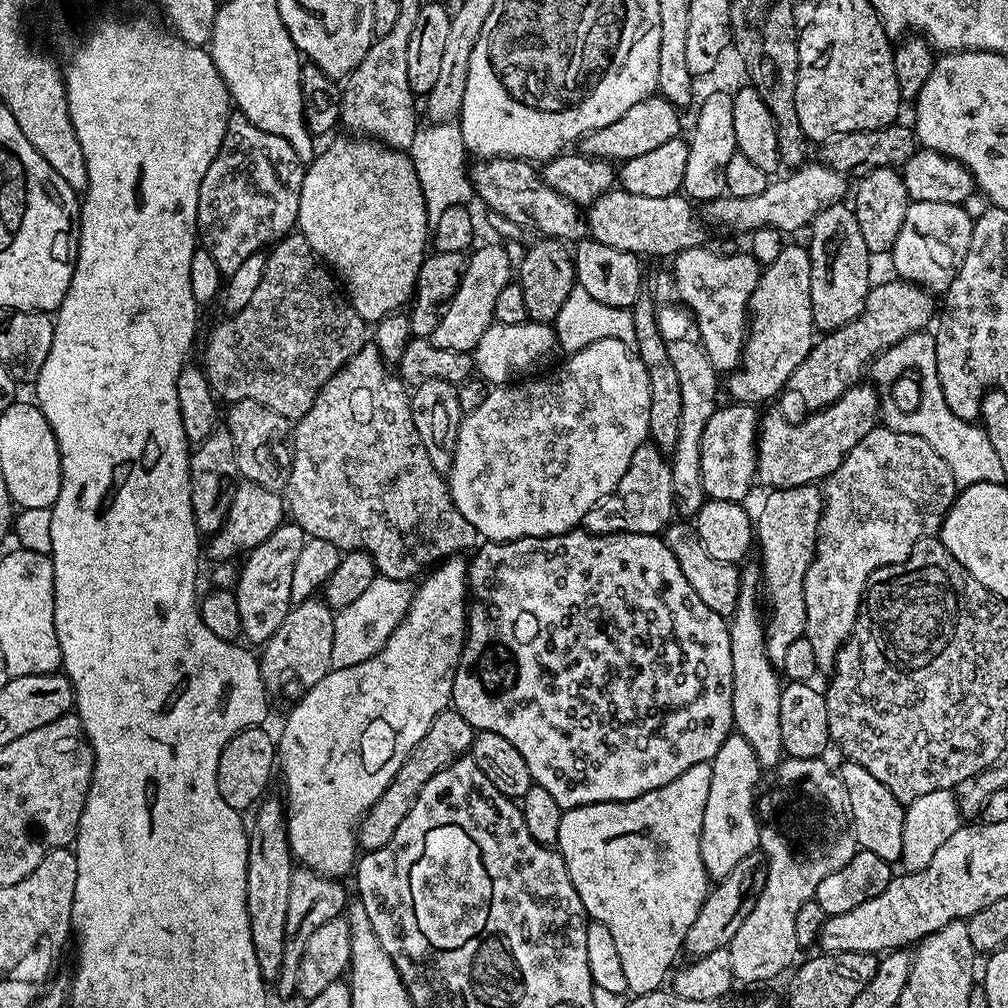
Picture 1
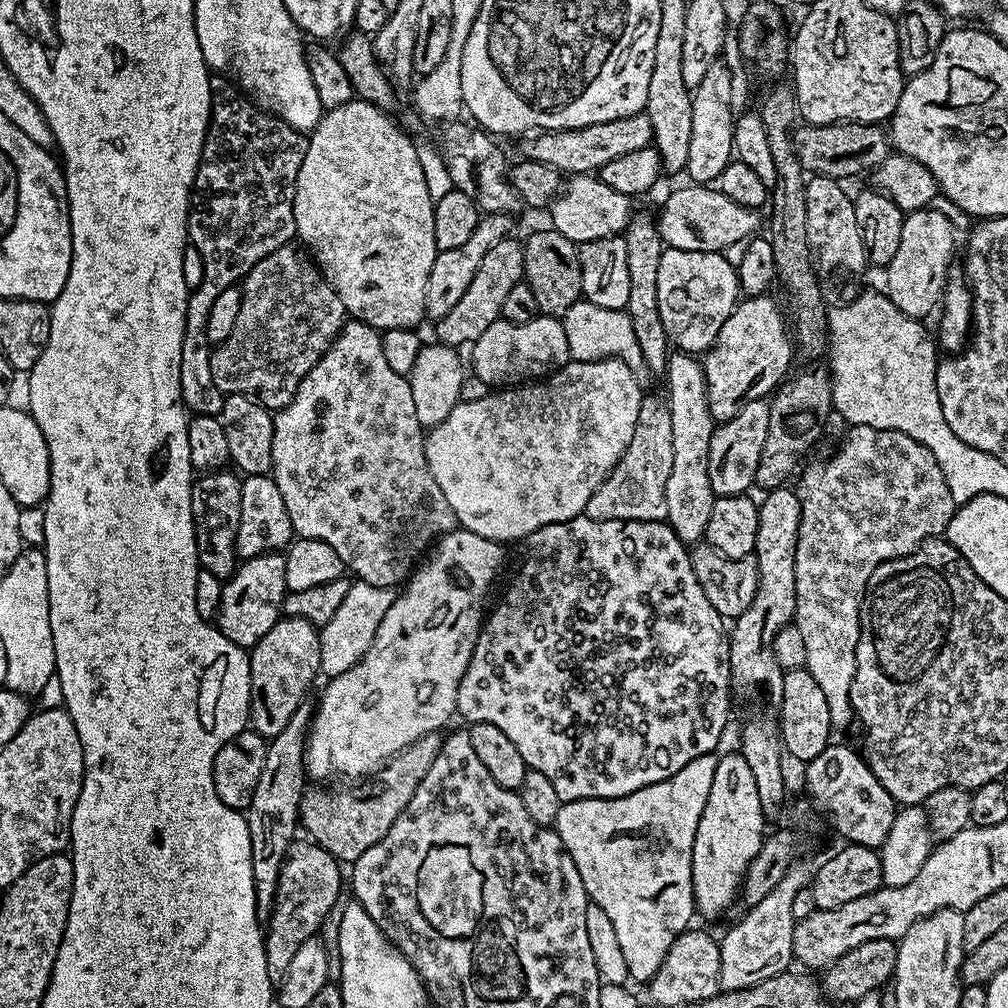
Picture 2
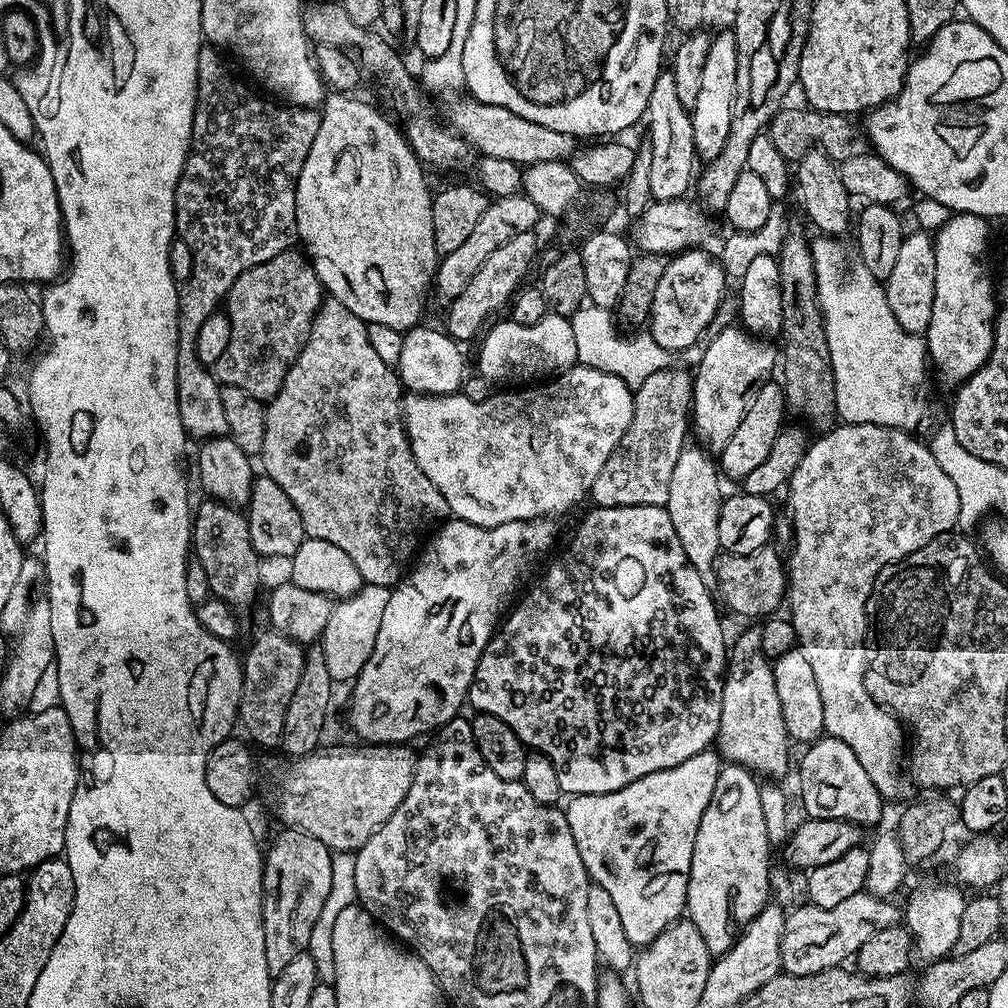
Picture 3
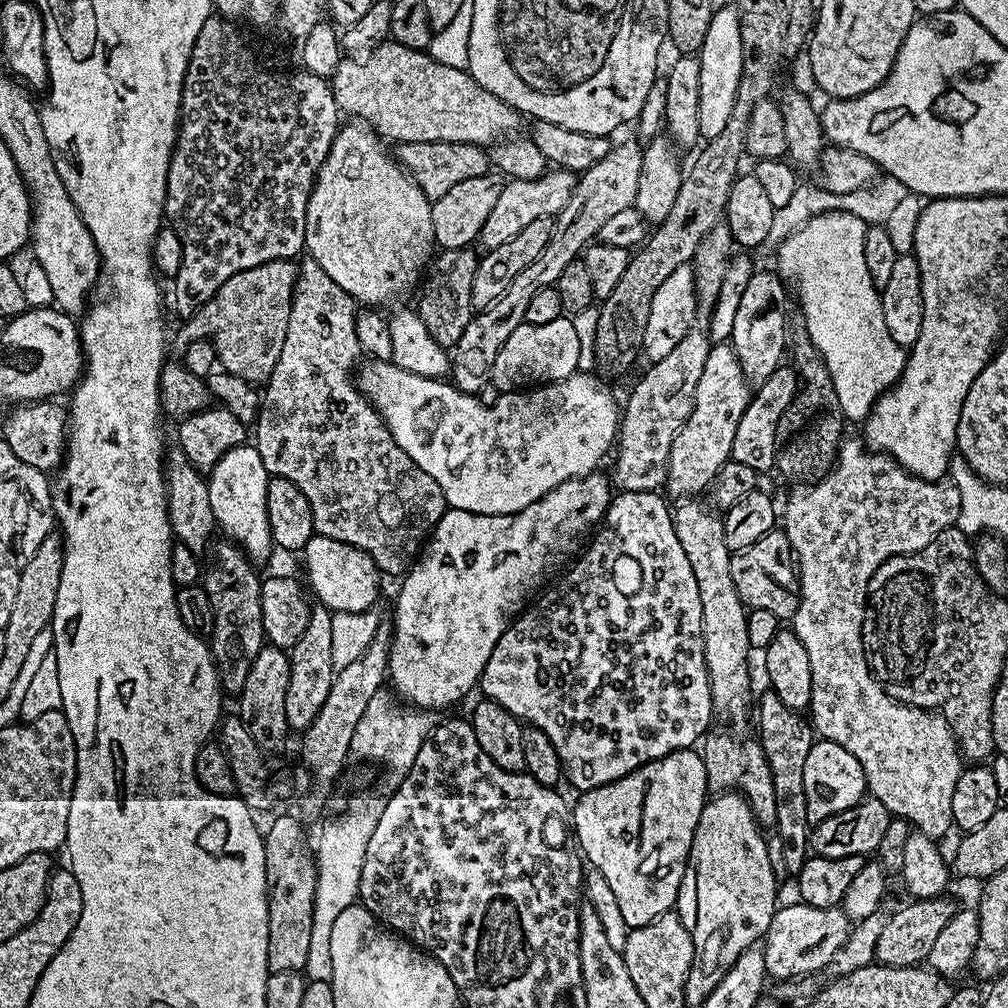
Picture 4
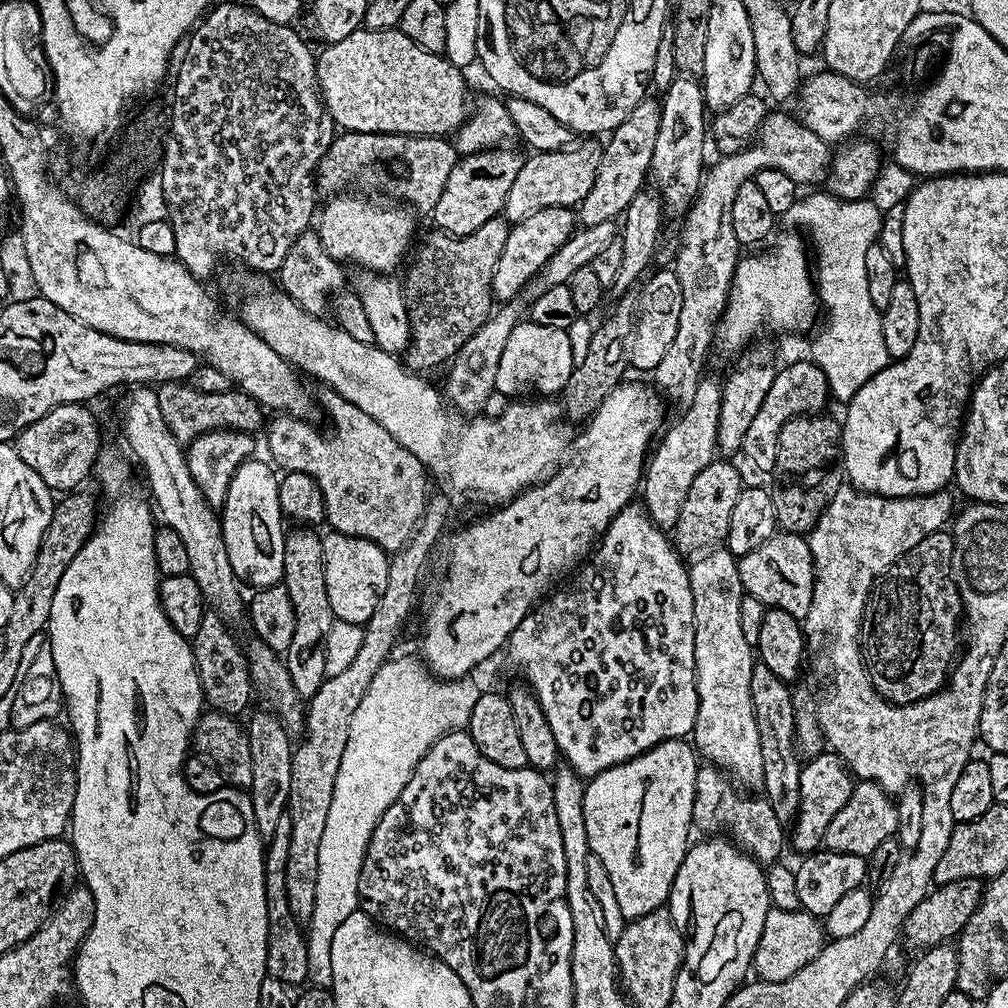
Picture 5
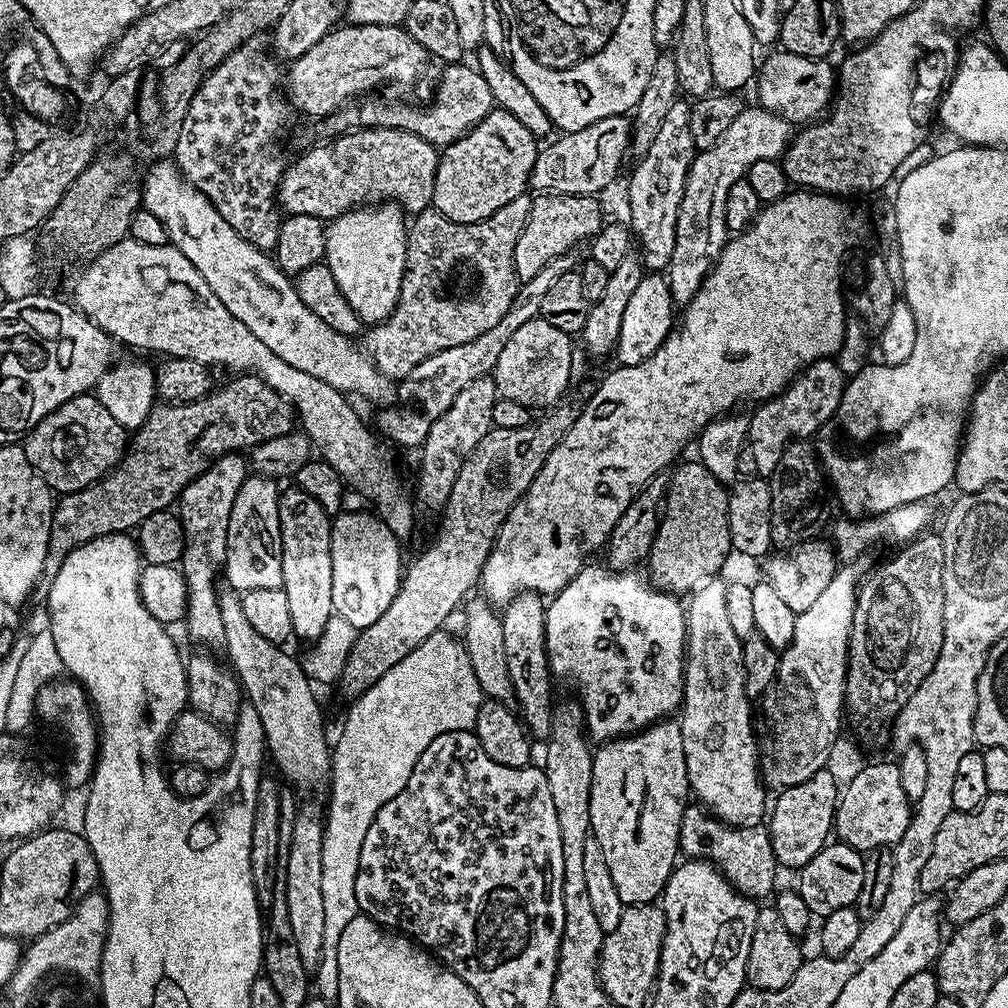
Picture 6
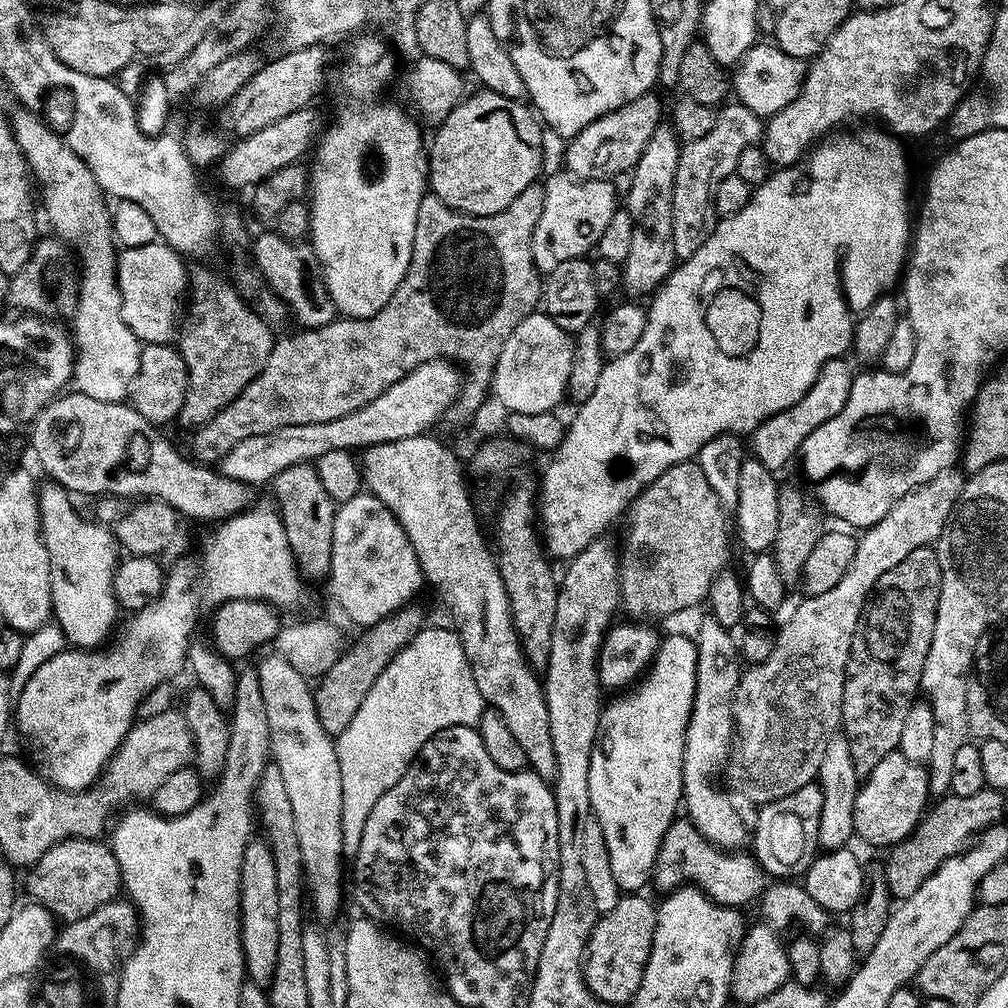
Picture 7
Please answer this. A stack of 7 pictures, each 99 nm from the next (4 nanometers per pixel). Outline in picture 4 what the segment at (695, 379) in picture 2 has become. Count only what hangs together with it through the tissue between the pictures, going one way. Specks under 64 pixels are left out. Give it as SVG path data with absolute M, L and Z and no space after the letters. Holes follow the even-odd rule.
M692 498L681 503L684 505L680 509L675 509L676 533L678 542L682 542L682 550L686 550L686 558L690 558L690 570L694 570L698 594L702 598L704 657L712 683L712 707L717 713L724 712L726 719L732 720L747 710L748 687L752 684L748 677L748 612L740 600L736 580L732 576L733 553L726 546L723 519L711 507L703 508L700 502Z

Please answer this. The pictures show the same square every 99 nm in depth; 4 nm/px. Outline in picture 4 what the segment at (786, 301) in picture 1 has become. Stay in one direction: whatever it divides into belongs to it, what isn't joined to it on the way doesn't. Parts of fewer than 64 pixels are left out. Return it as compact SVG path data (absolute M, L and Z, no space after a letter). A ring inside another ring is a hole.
M713 343L708 349L706 366L702 366L702 378L698 378L690 418L686 418L682 430L678 430L674 438L674 446L670 446L666 485L669 497L696 498L703 488L705 491L711 485L722 466L732 459L734 433L738 431L738 422L742 422L749 399L750 385L731 343Z

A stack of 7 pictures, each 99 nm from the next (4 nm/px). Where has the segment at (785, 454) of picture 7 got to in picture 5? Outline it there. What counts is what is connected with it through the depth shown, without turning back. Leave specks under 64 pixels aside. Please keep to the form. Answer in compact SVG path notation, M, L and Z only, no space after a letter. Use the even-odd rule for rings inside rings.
M804 358L786 365L785 368L783 365L777 371L754 422L750 422L746 429L742 456L745 456L758 471L771 473L776 466L778 430L782 430L782 426L786 426L786 422L790 422L795 416L823 413L827 404L830 404L830 393L826 374L822 374L822 370L813 360Z

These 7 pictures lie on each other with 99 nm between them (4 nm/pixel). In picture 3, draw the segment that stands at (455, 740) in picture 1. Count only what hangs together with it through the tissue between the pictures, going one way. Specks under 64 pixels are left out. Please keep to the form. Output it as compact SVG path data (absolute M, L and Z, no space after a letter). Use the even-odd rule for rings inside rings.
M365 743L364 748L340 748L337 752L324 752L325 750L317 750L309 756L298 756L295 758L283 758L272 756L276 754L268 754L265 760L262 760L262 776L268 779L268 792L272 795L272 812L281 820L284 828L293 828L294 830L302 830L306 834L310 834L310 838L318 838L318 842L322 842L333 853L349 852L357 853L368 839L376 833L380 827L390 818L390 814L394 814L394 810L398 810L398 806L402 806L402 798L406 798L406 794L410 794L410 782L414 782L414 770L418 759L417 753L411 752L407 743L403 744L370 744Z

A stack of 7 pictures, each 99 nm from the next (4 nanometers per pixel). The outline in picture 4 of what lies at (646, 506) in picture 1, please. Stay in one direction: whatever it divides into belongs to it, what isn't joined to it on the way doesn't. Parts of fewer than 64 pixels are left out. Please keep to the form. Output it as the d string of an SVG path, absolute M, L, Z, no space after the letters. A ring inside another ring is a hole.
M727 223L717 224L702 242L692 260L692 273L696 283L696 322L666 358L655 361L652 369L637 382L628 396L628 408L623 409L620 418L618 443L614 448L616 465L610 471L610 480L620 492L655 492L668 483L670 446L678 430L690 418L694 406L694 394L698 390L698 378L702 378L702 366L706 366L710 339L704 327L716 308L716 299L724 288L728 276L728 259L732 256L734 241Z

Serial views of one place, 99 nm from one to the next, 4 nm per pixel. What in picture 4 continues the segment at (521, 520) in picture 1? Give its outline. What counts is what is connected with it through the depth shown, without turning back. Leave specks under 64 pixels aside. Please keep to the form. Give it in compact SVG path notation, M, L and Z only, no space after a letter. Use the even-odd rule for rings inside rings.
M372 358L367 362L369 364L366 365L367 363L365 363L358 372L360 392L376 407L377 412L386 422L394 442L398 442L398 446L402 446L402 450L406 450L406 454L410 454L412 461L422 470L426 470L426 474L430 474L430 478L434 478L434 482L438 482L438 486L442 486L442 494L446 498L448 508L470 510L474 514L490 514L491 516L509 516L518 510L526 510L526 506L538 502L540 498L550 494L550 490L562 486L562 482L577 480L579 476L593 475L599 469L596 467L603 462L604 455L607 452L609 455L613 451L614 445L618 440L622 408L621 405L616 405L616 400L612 397L611 390L600 385L600 380L596 377L596 374L578 370L570 378L562 378L553 384L533 386L518 392L502 392L494 406L482 406L479 395L471 392L460 392L457 390L456 385L447 379L431 380L425 376L410 374L410 370L402 370L397 364L392 363L391 360Z

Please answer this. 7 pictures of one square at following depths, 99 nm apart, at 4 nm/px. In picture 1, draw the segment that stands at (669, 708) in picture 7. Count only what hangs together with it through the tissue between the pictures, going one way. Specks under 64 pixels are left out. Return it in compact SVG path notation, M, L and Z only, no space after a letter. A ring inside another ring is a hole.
M711 763L695 764L690 766L690 770L686 770L678 778L666 782L666 786L662 786L658 790L643 792L633 800L607 800L601 804L583 804L577 808L567 809L561 815L555 847L558 849L560 857L566 862L570 882L574 886L574 890L578 890L578 898L582 898L585 913L595 923L606 926L606 930L610 930L610 934L614 937L614 947L618 949L618 958L622 958L622 970L626 974L628 992L632 996L641 996L647 992L657 991L663 985L660 983L663 980L665 983L669 979L670 973L677 963L677 961L675 962L676 955L681 955L684 947L686 930L690 930L690 926L694 926L694 918L698 918L698 910L702 910L702 902L709 894L710 877L707 870L702 866L700 831L702 830L702 814L706 810L706 798L710 794L711 773Z

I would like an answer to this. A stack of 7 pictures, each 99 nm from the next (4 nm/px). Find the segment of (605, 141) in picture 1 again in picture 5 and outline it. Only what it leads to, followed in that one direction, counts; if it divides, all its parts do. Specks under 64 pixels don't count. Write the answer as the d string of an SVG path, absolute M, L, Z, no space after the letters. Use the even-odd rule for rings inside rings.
M361 26L350 38L342 38L342 42L321 47L321 52L316 56L316 81L320 87L320 96L324 105L328 107L328 113L332 115L332 121L336 123L337 129L345 132L385 132L386 134L406 134L407 136L442 136L447 137L455 133L456 129L468 119L470 111L470 100L468 104L468 84L464 81L465 73L455 68L447 56L422 50L399 27L394 28L365 28Z

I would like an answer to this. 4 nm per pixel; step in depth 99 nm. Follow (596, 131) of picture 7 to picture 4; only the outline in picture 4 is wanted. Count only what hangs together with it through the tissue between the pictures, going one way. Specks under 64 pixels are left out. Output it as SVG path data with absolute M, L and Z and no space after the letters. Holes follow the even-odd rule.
M549 170L536 180L508 180L501 187L494 210L490 210L490 218L486 218L486 226L482 226L478 237L479 243L484 243L485 249L497 248L510 242L510 238L517 236L525 226L530 226L534 218L555 218L564 209L566 202L570 202L577 179L575 172Z

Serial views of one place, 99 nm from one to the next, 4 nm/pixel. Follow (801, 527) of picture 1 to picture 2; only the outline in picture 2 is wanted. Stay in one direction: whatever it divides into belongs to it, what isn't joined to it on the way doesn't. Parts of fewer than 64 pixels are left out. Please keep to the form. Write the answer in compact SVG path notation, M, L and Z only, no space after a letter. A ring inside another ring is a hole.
M791 487L774 488L758 507L758 538L754 559L758 566L758 590L754 602L741 616L735 617L728 636L728 661L732 667L732 688L740 692L761 692L772 706L782 702L782 682L785 669L774 658L772 643L786 625L793 623L796 614L796 543L800 525L800 500Z

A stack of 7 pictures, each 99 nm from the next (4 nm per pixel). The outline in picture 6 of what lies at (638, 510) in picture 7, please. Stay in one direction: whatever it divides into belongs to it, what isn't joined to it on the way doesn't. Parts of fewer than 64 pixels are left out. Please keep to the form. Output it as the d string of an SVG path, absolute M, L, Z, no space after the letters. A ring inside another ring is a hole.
M699 462L693 464L681 463L675 469L676 474L666 488L666 503L662 508L660 528L656 531L656 537L652 543L652 549L648 551L646 561L647 575L653 584L662 592L673 594L691 594L697 592L708 580L717 579L721 575L724 563L728 560L728 552L733 551L730 538L730 518L728 517L729 489L706 466Z

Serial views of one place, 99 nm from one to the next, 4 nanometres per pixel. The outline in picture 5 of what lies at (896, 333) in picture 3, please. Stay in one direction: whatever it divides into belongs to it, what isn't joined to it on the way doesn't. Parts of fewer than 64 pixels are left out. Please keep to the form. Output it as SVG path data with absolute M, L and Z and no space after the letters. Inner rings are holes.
M820 190L809 191L812 192L809 196L801 195L794 206L784 212L782 220L783 223L801 224L808 231L810 252L814 257L814 287L822 309L820 333L812 340L810 359L820 367L822 374L826 374L831 399L847 402L854 398L854 394L863 384L870 382L870 378L874 378L874 374L878 374L890 362L882 336L881 311L875 308L870 298L865 267L866 250L870 250L870 246L879 241L883 215L870 198L843 200L827 190L816 191Z

